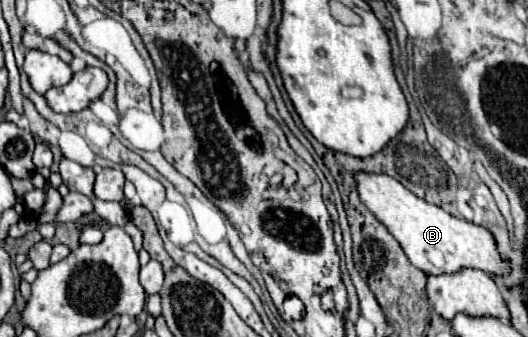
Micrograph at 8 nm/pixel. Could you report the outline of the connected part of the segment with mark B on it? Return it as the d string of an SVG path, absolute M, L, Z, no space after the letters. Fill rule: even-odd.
M358 174L358 192L372 214L400 242L408 260L426 274L454 274L462 266L482 270L488 276L510 274L510 260L500 254L494 234L474 222L450 216L442 208L414 196L398 180L386 174Z

